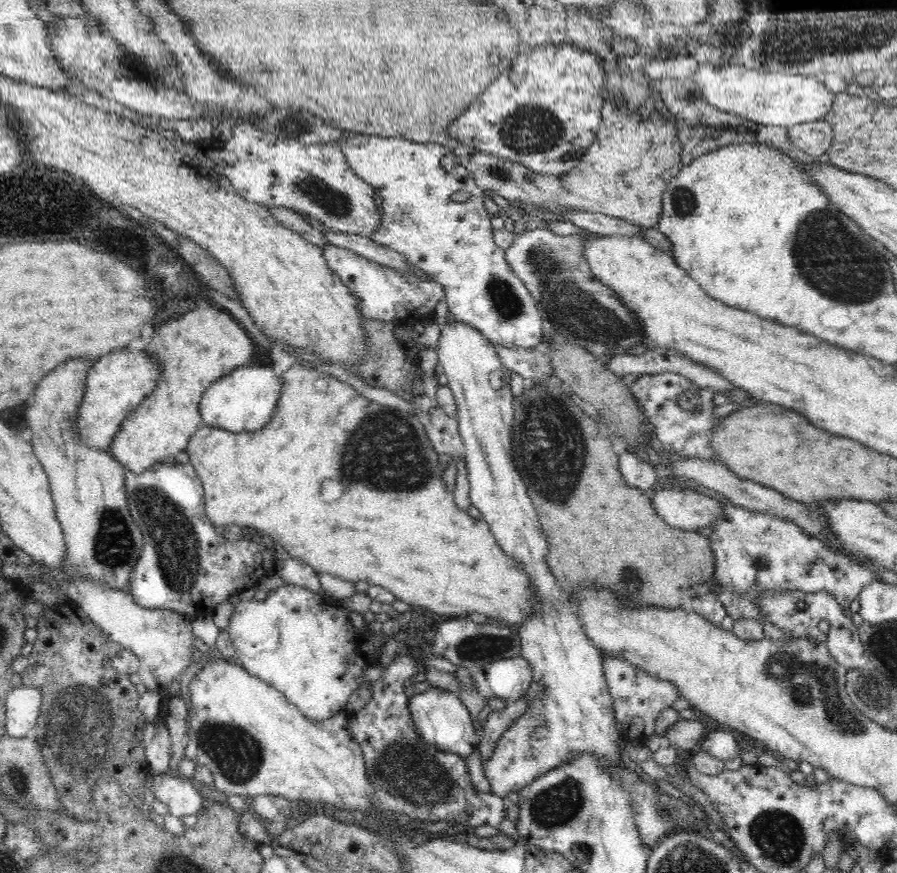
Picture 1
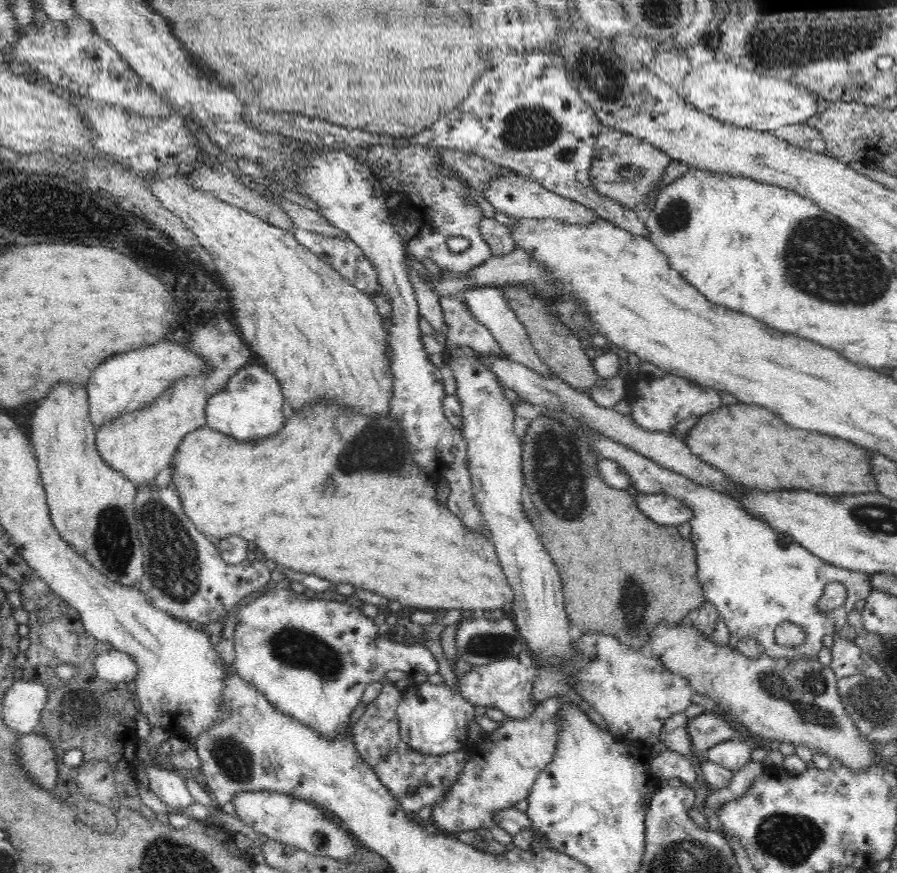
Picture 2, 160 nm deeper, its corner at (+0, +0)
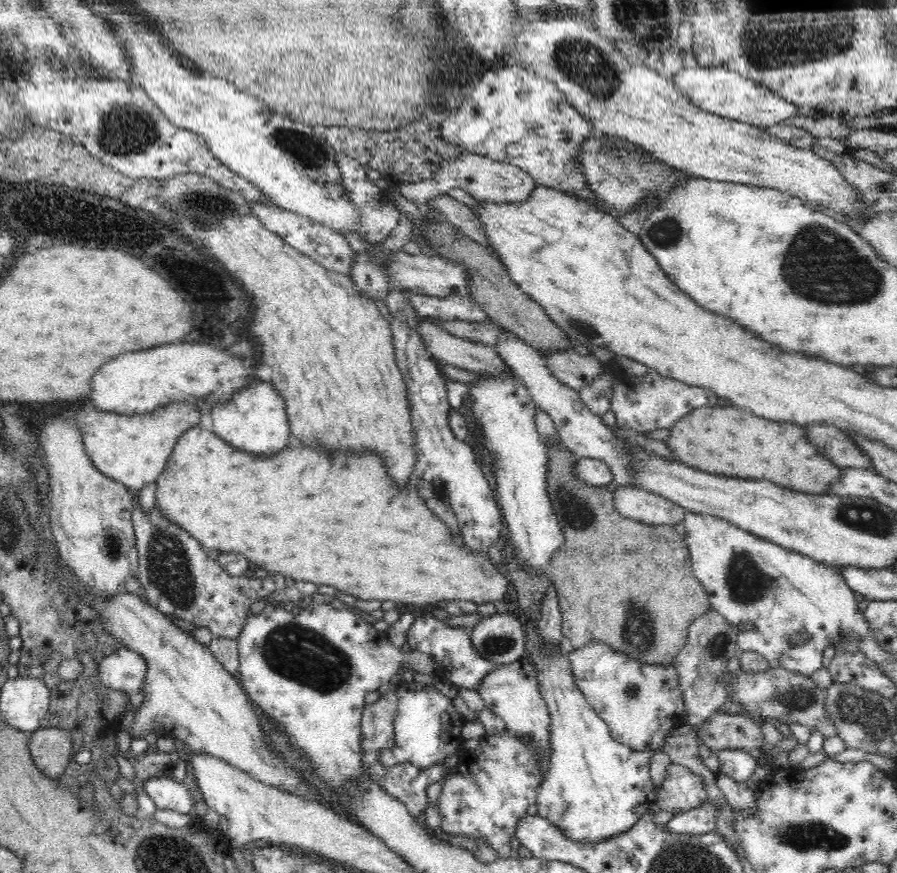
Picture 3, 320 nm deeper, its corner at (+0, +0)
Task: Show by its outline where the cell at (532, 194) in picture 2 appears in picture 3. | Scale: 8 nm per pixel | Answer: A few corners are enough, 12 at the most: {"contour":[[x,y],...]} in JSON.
{"contour":[[468,151],[428,180],[388,188],[424,209],[462,188],[480,201],[525,201],[536,180],[523,168]]}

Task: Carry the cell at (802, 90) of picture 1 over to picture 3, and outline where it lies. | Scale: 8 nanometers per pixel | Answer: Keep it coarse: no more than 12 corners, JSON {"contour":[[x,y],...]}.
{"contour":[[726,68],[672,77],[692,104],[767,129],[799,114],[775,92]]}

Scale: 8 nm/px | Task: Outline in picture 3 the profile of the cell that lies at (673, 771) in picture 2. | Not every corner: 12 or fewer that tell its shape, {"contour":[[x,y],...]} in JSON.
{"contour":[[672,761],[656,786],[661,810],[683,813],[707,799],[702,777]]}

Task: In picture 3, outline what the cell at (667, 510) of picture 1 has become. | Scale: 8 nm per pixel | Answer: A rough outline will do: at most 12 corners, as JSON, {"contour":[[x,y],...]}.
{"contour":[[636,487],[614,490],[624,518],[675,525],[687,513],[664,497]]}

